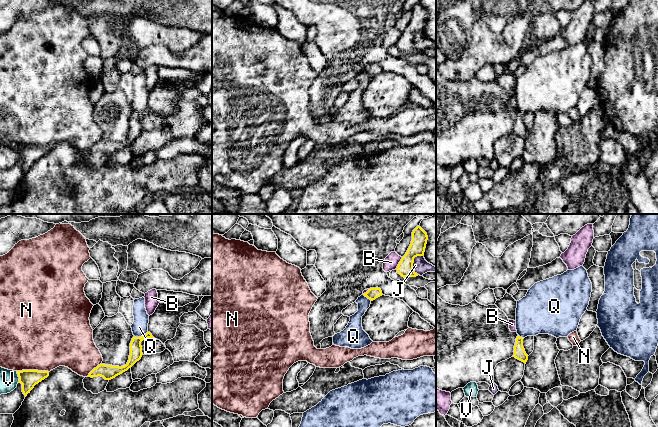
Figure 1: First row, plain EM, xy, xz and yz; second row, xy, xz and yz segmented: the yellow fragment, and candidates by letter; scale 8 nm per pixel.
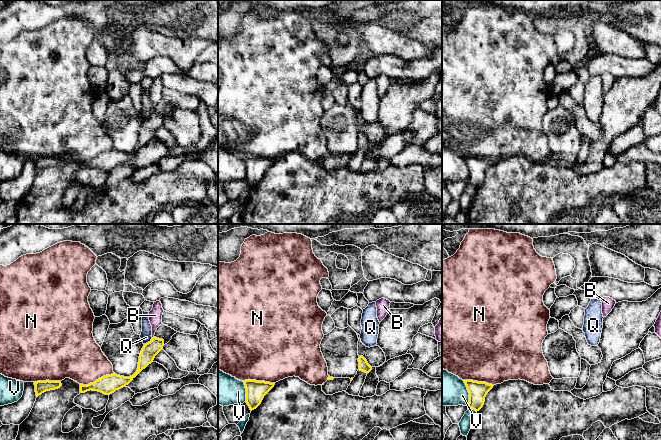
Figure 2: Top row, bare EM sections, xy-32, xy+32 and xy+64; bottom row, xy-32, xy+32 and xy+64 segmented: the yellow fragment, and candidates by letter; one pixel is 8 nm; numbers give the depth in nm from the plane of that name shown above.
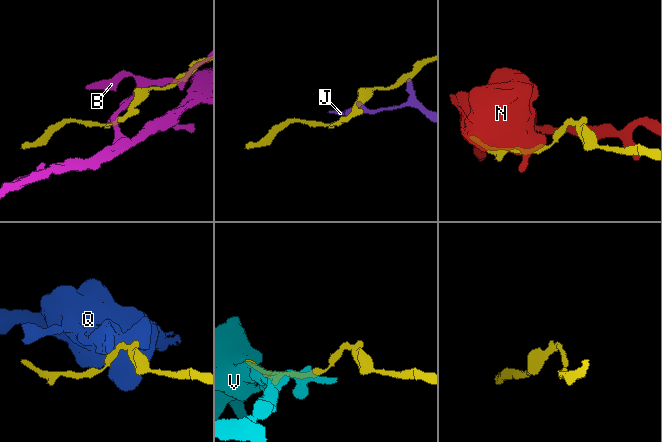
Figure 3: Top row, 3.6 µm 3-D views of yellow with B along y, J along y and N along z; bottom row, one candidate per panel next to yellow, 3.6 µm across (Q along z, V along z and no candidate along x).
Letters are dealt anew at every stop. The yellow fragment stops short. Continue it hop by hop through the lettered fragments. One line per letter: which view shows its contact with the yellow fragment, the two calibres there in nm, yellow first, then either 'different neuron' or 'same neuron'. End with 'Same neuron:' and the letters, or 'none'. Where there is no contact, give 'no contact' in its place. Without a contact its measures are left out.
B: meets yellow in xz; 130 nm thick on the yellow side, 120 nm on the other; different neuron
J: meets yellow in xz; 130 nm thick on the yellow side, 120 nm on the other; different neuron
N: meets yellow in xy; 140 nm thick on the yellow side, 500 nm on the other; different neuron
Q: meets yellow in xy; 100 nm thick on the yellow side, 130 nm on the other; different neuron
V: meets yellow in xy; 140 nm thick on the yellow side, 150 nm on the other; different neuron
Same neuron: none

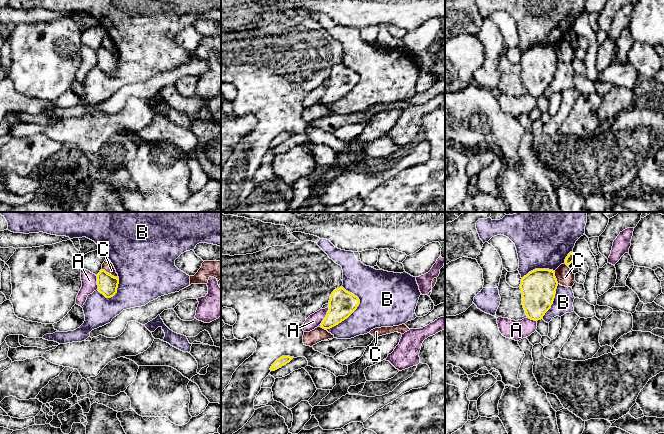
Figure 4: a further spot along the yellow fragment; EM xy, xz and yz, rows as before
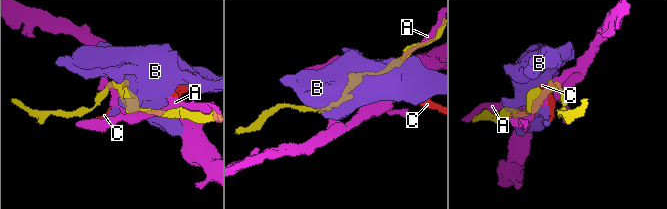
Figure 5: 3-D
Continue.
A: meets yellow in xz; 220 nm thick on the yellow side, 110 nm on the other; different neuron
B: meets yellow in xz; 220 nm thick on the yellow side, 400 nm on the other; different neuron
C: meets yellow in xy; 160 nm thick on the yellow side, 80 nm on the other; different neuron
Same neuron: none

